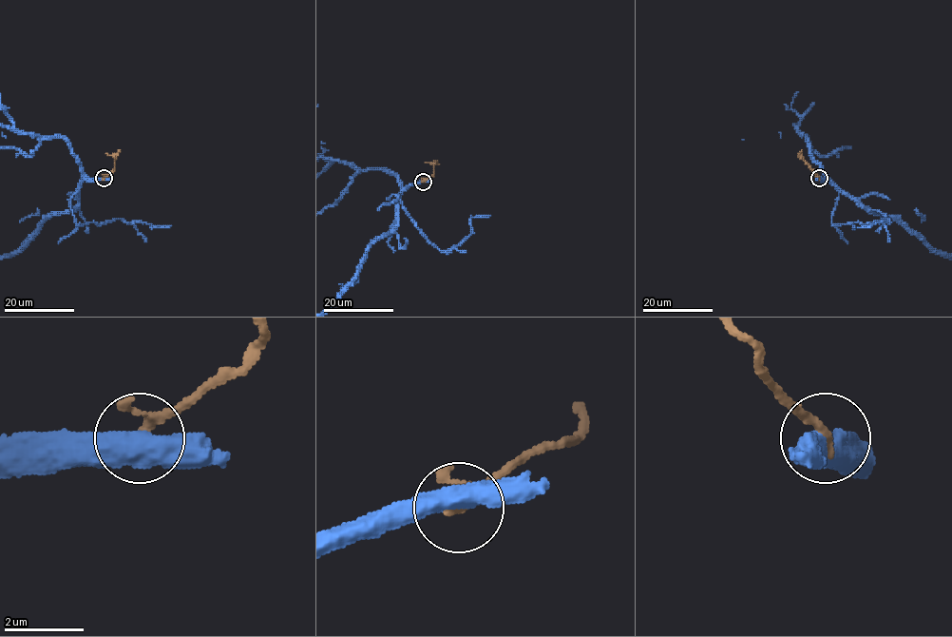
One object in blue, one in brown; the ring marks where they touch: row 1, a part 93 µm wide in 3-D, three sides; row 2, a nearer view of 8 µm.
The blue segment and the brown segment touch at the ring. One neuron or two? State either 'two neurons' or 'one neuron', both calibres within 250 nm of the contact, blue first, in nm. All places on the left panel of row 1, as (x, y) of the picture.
two neurons; 600 nm thick on the blue side, 190 nm on the other

